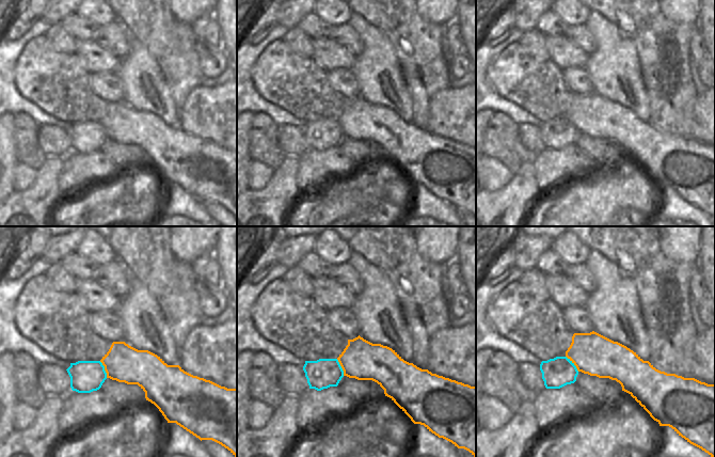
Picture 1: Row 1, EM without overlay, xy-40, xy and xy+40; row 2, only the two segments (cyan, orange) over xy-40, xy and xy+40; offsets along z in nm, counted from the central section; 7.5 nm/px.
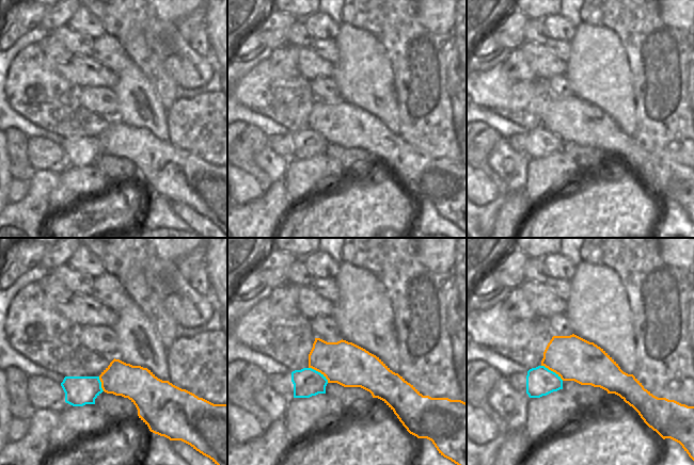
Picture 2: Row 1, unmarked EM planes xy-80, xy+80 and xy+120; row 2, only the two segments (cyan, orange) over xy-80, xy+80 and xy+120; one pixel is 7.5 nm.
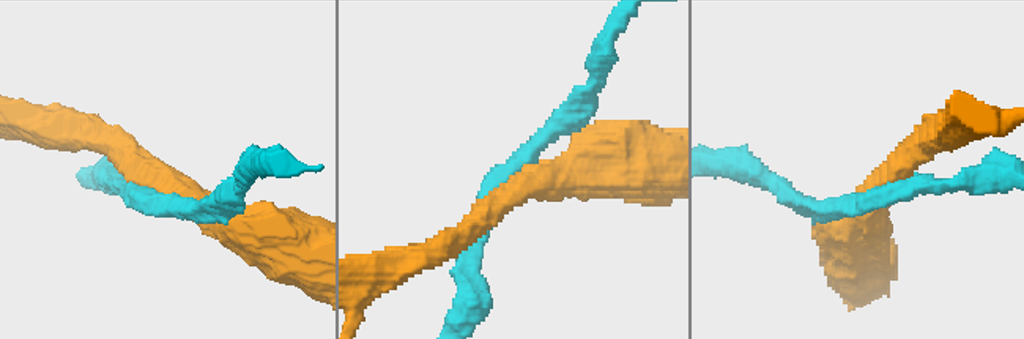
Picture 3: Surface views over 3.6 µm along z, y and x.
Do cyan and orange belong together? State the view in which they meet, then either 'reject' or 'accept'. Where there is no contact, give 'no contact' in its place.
meets cyan in xy+40; reject

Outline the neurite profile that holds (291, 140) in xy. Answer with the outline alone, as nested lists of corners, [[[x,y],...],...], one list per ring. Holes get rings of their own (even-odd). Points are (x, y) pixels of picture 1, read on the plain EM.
[[[289,124],[277,126],[277,144],[285,156],[299,158],[309,149],[303,128]]]

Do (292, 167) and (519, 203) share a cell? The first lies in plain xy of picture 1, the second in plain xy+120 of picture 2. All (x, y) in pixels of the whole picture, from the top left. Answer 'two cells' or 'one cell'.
one cell

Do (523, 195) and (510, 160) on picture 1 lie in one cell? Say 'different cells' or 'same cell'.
different cells

